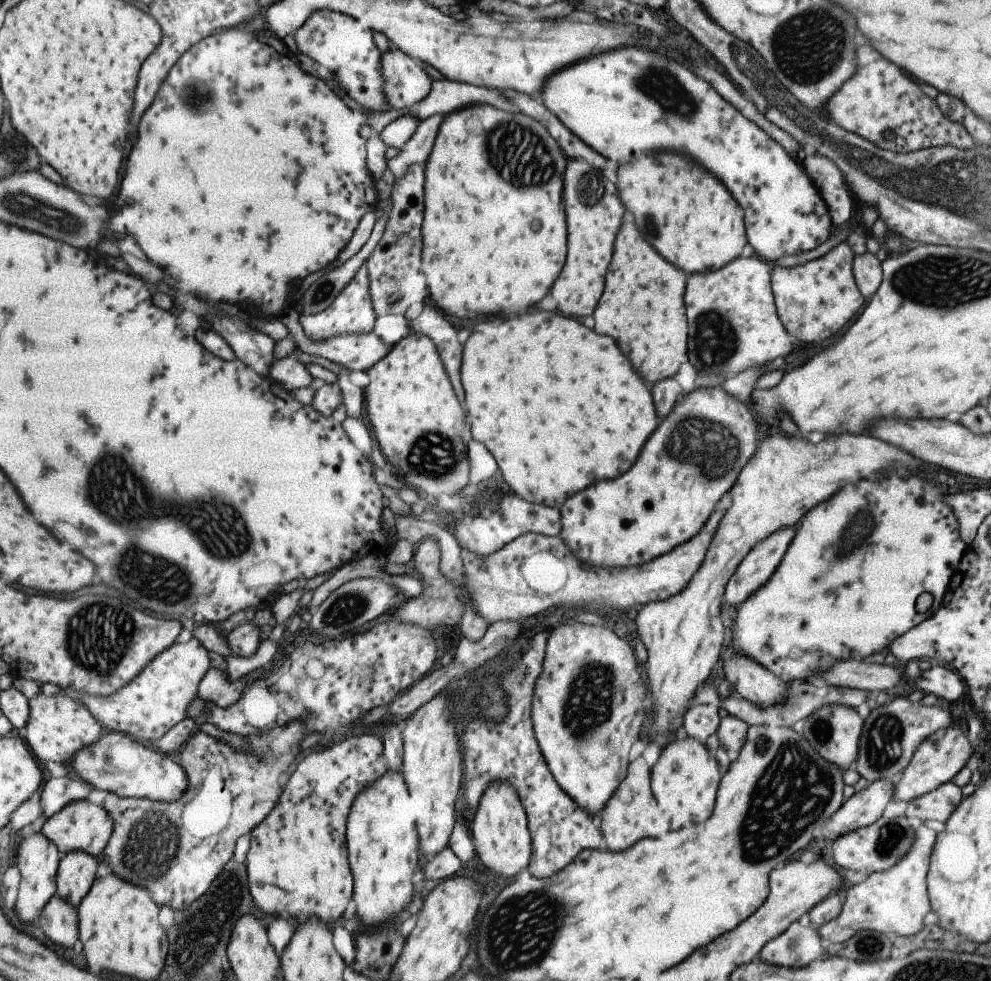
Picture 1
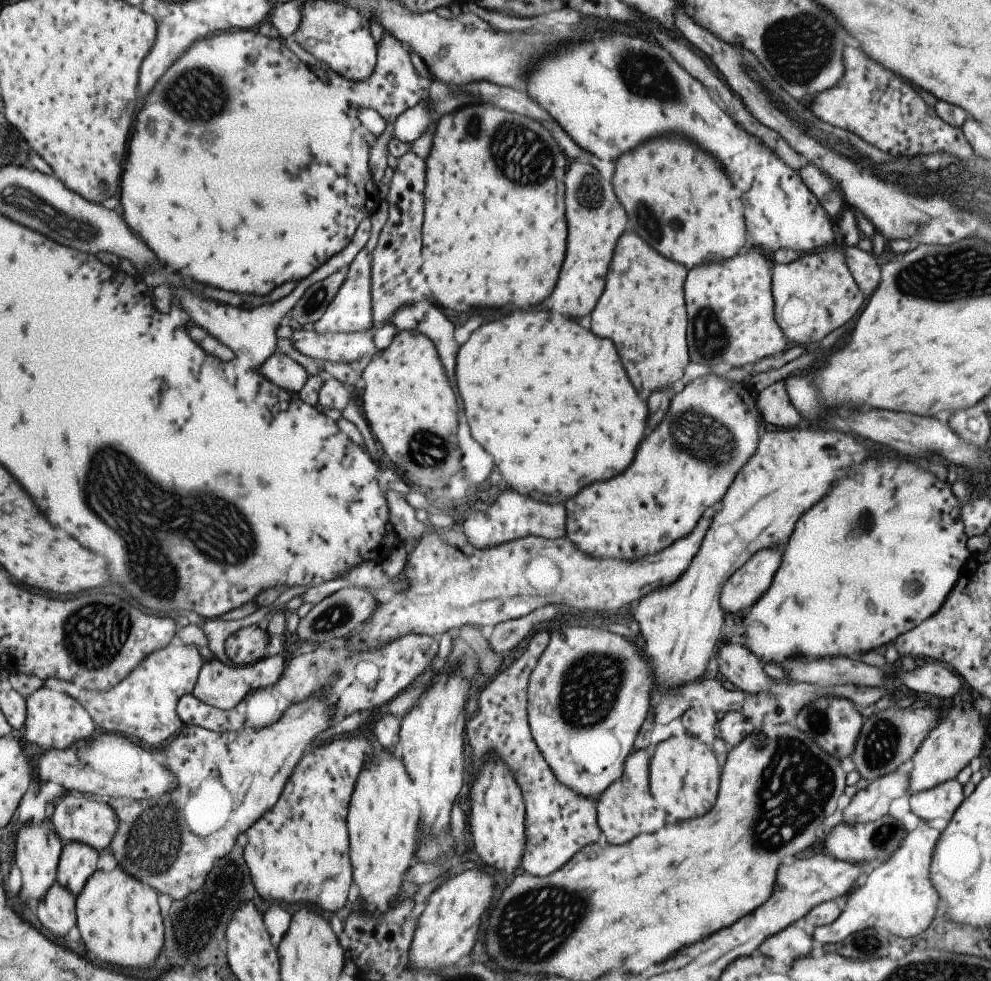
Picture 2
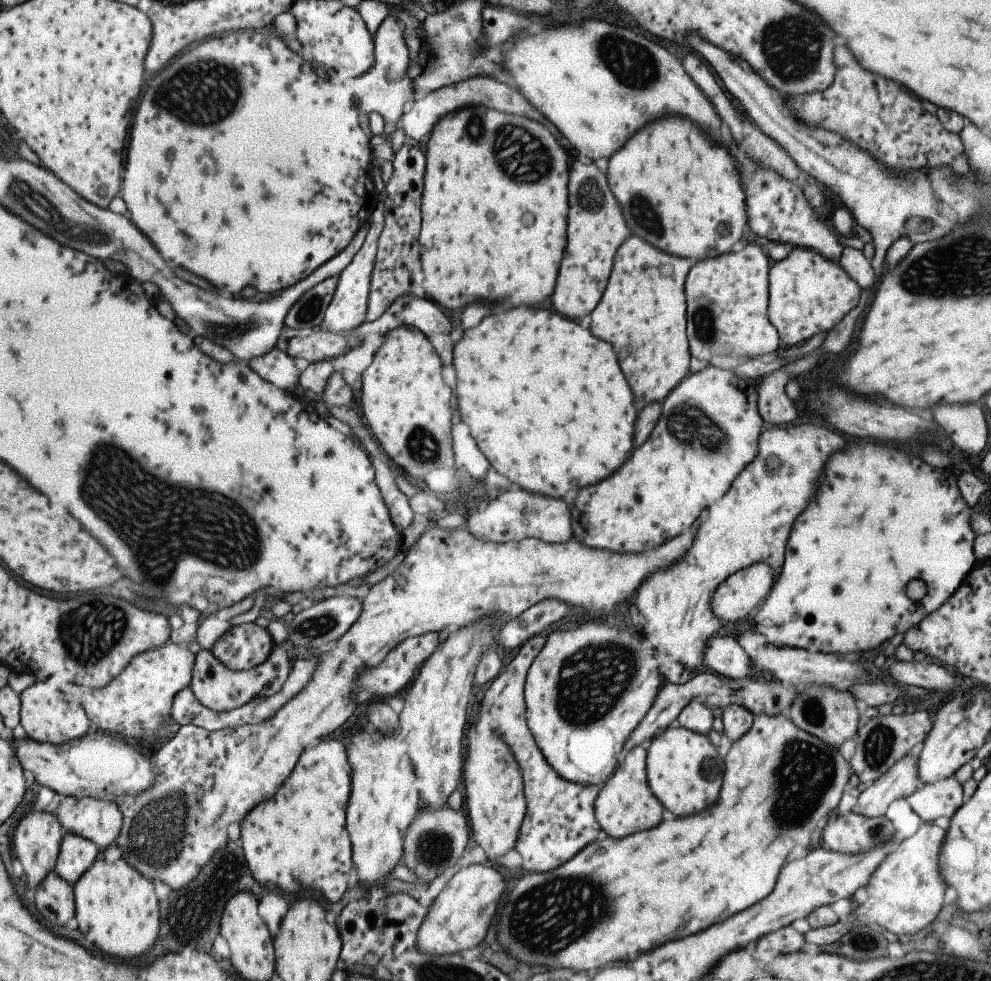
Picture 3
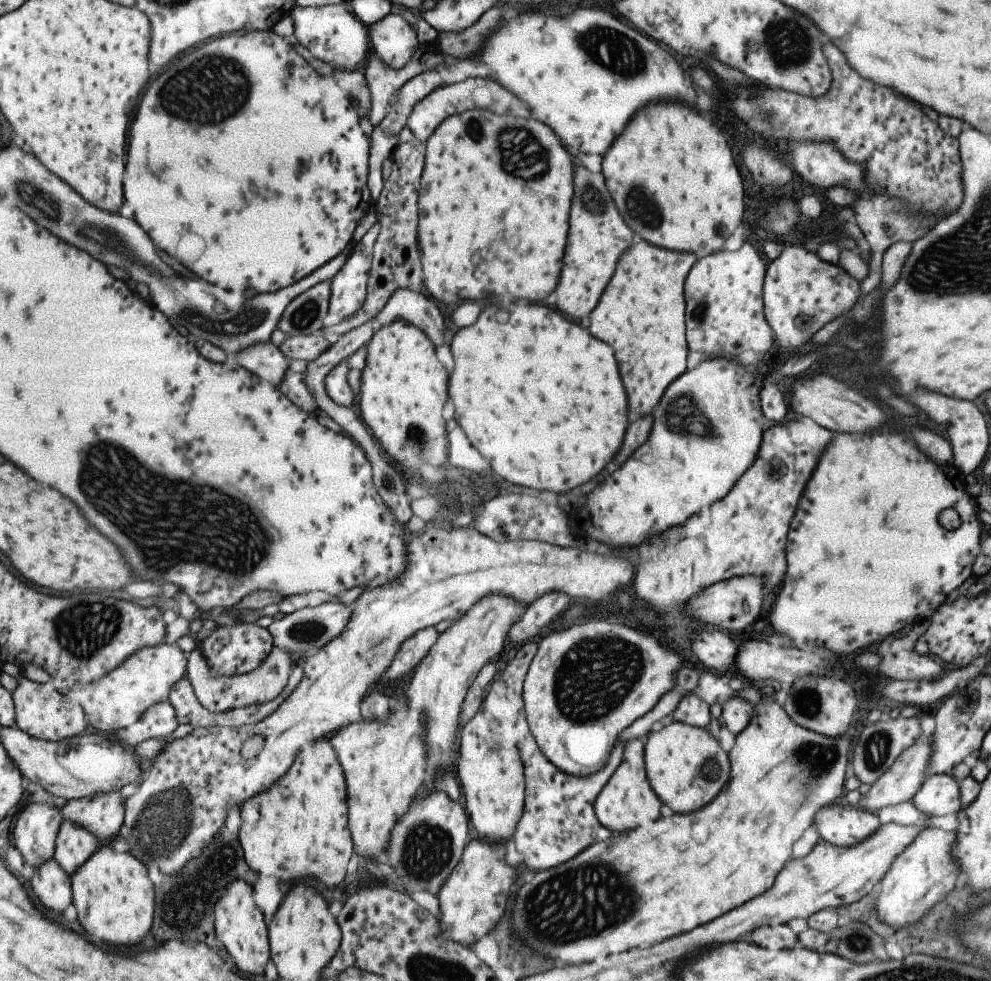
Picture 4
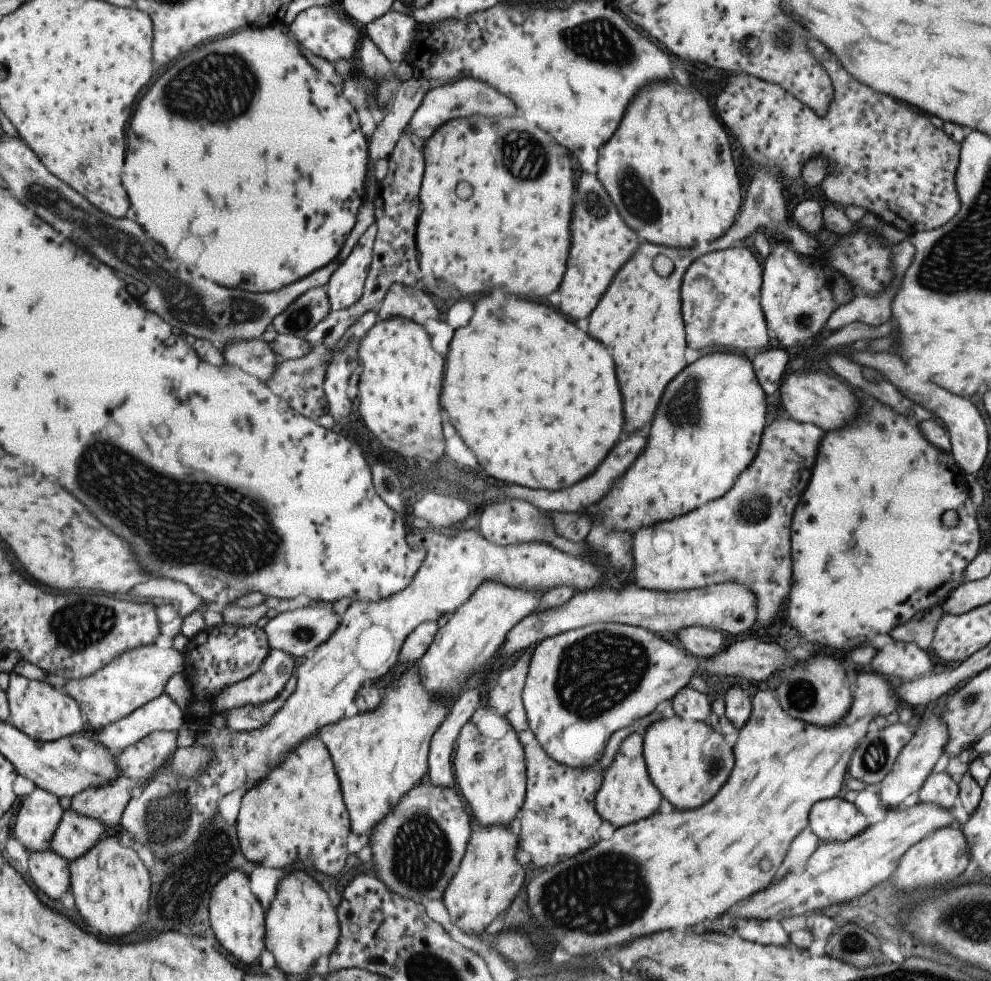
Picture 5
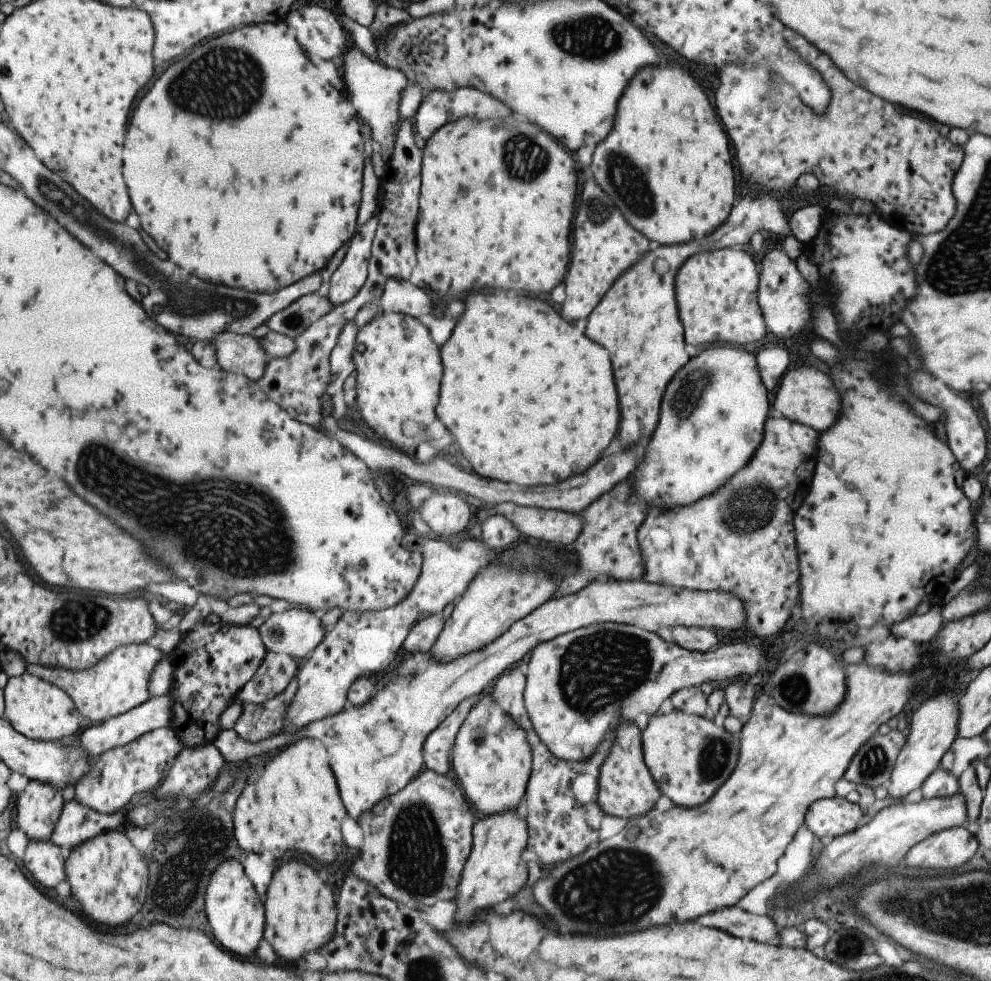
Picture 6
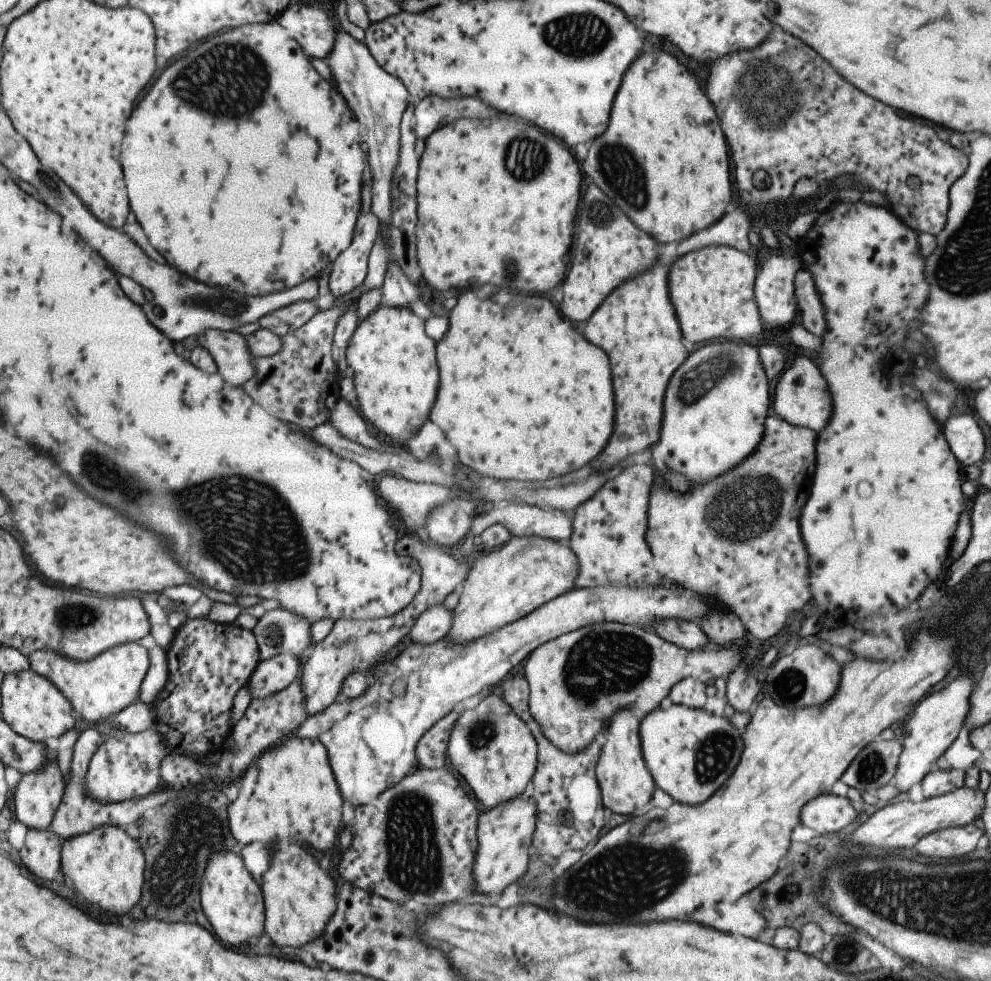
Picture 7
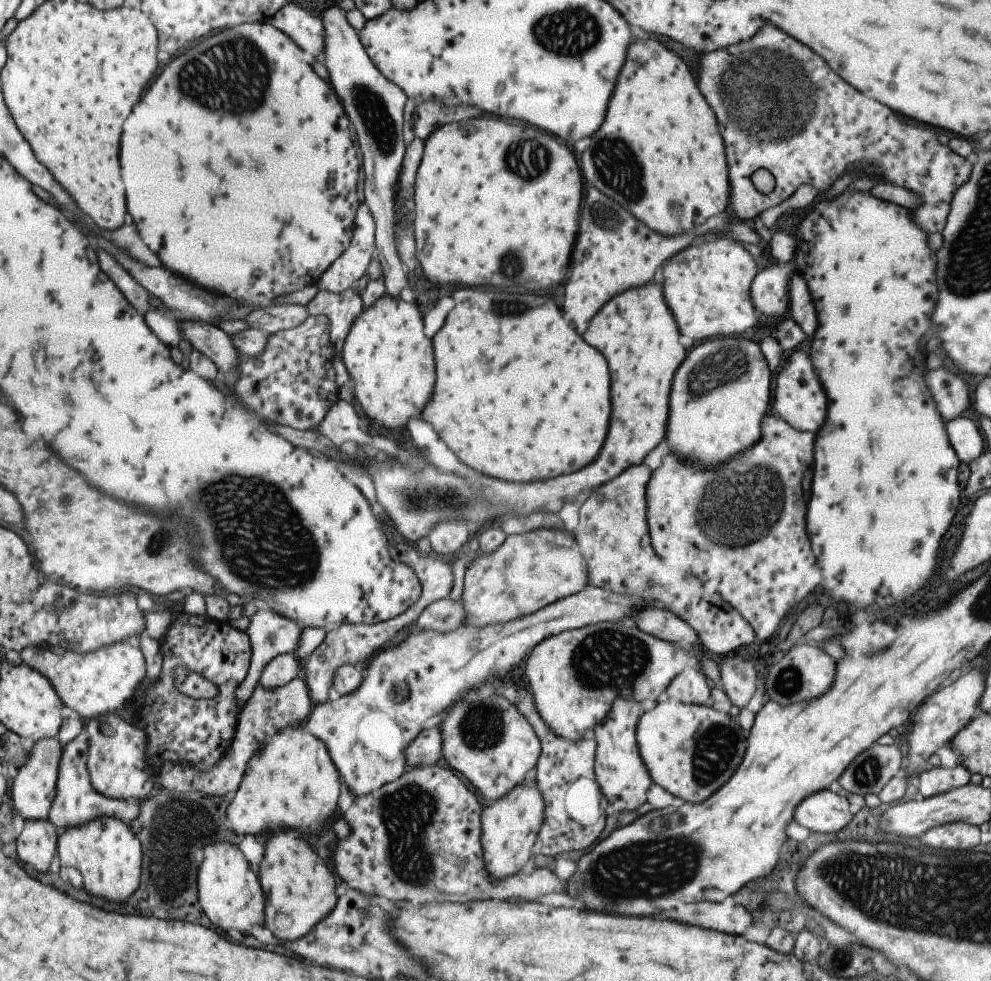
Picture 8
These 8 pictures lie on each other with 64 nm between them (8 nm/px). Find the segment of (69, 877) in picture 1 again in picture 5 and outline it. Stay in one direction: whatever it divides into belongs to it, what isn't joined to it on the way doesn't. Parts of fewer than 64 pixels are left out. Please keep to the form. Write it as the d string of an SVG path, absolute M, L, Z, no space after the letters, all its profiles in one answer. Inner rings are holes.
M64 810L51 838L50 850L71 864L71 860L79 860L79 856L97 844L108 831L110 830L93 818L79 816L73 810Z

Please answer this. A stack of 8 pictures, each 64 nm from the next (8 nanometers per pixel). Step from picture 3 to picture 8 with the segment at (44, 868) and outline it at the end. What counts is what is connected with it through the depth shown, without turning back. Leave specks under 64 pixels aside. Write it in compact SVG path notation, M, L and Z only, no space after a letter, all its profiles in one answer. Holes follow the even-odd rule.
M56 736L42 738L34 743L29 742L26 759L18 766L15 776L10 781L14 811L20 813L24 820L47 819L52 796L55 794L54 784L60 752L60 742Z

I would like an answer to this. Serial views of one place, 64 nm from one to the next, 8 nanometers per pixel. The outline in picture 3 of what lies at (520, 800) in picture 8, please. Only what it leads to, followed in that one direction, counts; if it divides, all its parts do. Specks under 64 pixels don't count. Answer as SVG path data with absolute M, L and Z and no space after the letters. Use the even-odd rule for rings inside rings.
M469 864L459 868L435 896L425 920L417 931L418 951L435 955L455 954L477 946L495 914L497 902L503 894L505 881L495 865Z

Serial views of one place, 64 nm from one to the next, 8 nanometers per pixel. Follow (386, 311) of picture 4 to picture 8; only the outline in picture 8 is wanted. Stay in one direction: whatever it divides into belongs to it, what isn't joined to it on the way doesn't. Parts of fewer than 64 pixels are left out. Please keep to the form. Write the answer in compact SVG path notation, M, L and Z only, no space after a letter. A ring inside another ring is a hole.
M339 5L328 6L322 12L320 21L324 43L319 60L325 66L328 84L335 91L350 122L359 151L360 168L363 168L363 202L374 222L373 258L382 270L385 295L399 299L403 296L402 289L409 287L407 272L397 256L394 243L392 198L405 147L402 137L402 108L407 98L395 83L387 80L378 68L375 68L359 42L358 31L349 26L346 12Z

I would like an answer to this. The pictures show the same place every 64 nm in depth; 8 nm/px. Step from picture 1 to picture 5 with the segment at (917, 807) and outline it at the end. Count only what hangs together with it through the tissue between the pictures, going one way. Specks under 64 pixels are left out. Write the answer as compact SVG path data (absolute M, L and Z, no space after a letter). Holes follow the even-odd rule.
M931 772L919 790L918 803L935 804L943 810L952 810L958 796L956 779L945 772Z

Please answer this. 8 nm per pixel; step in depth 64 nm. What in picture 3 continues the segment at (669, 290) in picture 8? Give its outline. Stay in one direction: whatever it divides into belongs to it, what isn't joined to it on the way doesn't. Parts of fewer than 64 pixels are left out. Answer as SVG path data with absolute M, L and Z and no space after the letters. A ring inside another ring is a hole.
M750 241L737 252L699 260L685 278L689 354L709 362L709 356L759 356L779 346L777 331L766 315L771 261Z

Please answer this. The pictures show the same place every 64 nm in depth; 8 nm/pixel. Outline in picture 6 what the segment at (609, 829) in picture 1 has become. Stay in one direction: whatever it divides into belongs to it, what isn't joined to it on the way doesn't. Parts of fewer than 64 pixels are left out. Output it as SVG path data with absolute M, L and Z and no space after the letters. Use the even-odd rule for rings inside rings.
M621 719L612 730L610 749L598 770L596 799L603 814L629 819L633 816L643 816L653 808L659 792L643 762L641 745L640 730L635 722L631 719Z

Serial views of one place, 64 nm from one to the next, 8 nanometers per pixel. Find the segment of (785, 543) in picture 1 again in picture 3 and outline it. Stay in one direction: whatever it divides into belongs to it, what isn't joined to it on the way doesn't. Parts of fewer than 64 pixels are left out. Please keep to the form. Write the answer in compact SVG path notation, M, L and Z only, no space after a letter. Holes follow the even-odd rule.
M753 563L742 571L730 574L715 587L708 600L716 624L735 623L745 618L767 598L773 581L773 572L763 563Z

